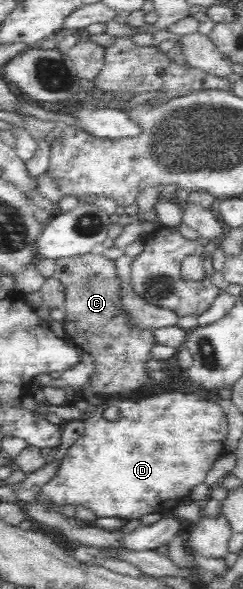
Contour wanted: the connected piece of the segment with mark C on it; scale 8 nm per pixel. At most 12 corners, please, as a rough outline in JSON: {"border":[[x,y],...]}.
{"border":[[56,258],[65,336],[96,362],[87,393],[142,389],[157,342],[121,307],[114,260]]}

